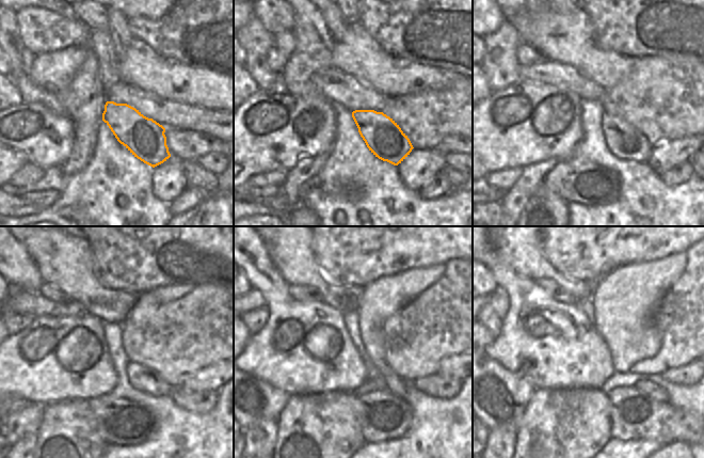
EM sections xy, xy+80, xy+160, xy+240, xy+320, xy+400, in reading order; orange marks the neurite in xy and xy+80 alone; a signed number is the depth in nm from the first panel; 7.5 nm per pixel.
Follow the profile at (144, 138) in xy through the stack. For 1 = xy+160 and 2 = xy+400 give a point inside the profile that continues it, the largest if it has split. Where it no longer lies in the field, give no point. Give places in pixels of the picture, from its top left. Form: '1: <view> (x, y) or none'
1: xy+160 (623, 140)
2: xy+400 (651, 389)

